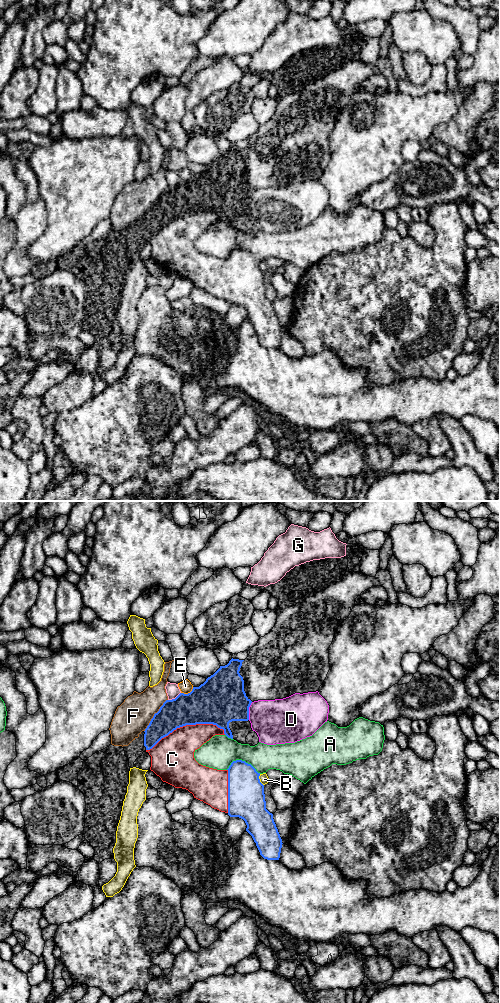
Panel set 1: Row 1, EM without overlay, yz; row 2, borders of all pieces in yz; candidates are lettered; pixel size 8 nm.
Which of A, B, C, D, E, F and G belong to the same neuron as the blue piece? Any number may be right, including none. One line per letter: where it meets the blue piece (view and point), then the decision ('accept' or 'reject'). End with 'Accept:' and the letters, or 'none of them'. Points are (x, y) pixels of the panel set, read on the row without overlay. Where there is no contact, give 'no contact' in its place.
A: meets blue in yz at (243, 249); reject
B: meets blue in yz at (259, 268); reject
C: meets blue in yz at (186, 212); accept
D: meets blue in yz at (248, 199); reject
E: meets blue in yz at (188, 181); reject
F: meets blue in yz at (154, 203); reject
G: meets blue in yz at (175, 186); reject
Accept: C

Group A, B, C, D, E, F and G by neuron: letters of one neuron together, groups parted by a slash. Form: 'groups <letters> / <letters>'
groups A / B / C / D / E / F / G

